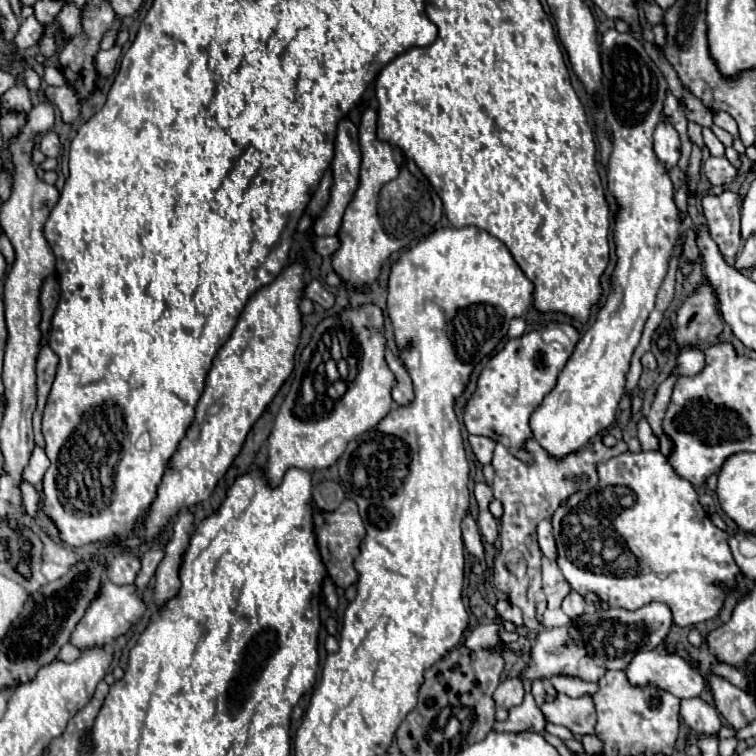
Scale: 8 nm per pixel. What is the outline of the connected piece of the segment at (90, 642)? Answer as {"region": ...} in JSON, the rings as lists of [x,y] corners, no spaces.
{"region":[[[104,579],[100,595],[92,601],[92,605],[86,611],[86,615],[82,617],[82,621],[74,629],[74,633],[70,637],[70,643],[74,647],[78,647],[80,651],[90,649],[90,647],[110,645],[120,635],[124,635],[142,615],[144,615],[144,601],[142,601],[142,597],[136,595],[136,587],[134,585],[122,585],[120,587],[120,585],[114,585],[112,581]]]}

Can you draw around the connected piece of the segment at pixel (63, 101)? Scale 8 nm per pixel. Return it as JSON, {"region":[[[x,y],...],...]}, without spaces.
{"region":[[[64,83],[60,87],[48,85],[46,87],[46,97],[48,97],[50,103],[54,103],[60,109],[60,115],[62,115],[64,123],[74,123],[78,119],[82,101],[78,99],[76,91],[72,91],[72,85],[68,85],[68,83]]]}

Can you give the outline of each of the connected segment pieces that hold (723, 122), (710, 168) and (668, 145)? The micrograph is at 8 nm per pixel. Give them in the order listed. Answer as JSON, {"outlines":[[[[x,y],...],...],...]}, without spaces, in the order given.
{"outlines":[[[[723,111],[715,112],[713,115],[713,121],[717,126],[725,129],[733,137],[739,136],[737,123],[728,113]]],[[[708,157],[704,163],[704,173],[712,183],[712,187],[724,185],[736,179],[736,169],[730,165],[726,157]]],[[[660,121],[654,131],[654,155],[670,171],[680,159],[680,137],[670,121]]]]}

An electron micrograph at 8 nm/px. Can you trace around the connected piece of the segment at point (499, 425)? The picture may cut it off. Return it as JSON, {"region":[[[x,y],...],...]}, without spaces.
{"region":[[[562,325],[564,333],[570,339],[570,345],[560,343],[544,343],[542,341],[542,329],[530,331],[528,335],[510,339],[502,351],[498,351],[482,369],[476,391],[464,405],[464,425],[468,433],[490,437],[508,451],[512,451],[518,459],[524,463],[532,463],[532,455],[524,451],[524,443],[532,439],[532,431],[528,427],[528,419],[532,411],[542,403],[542,399],[548,395],[548,391],[554,387],[554,379],[566,365],[568,357],[572,355],[576,341],[578,341],[578,329],[574,325]]]}

